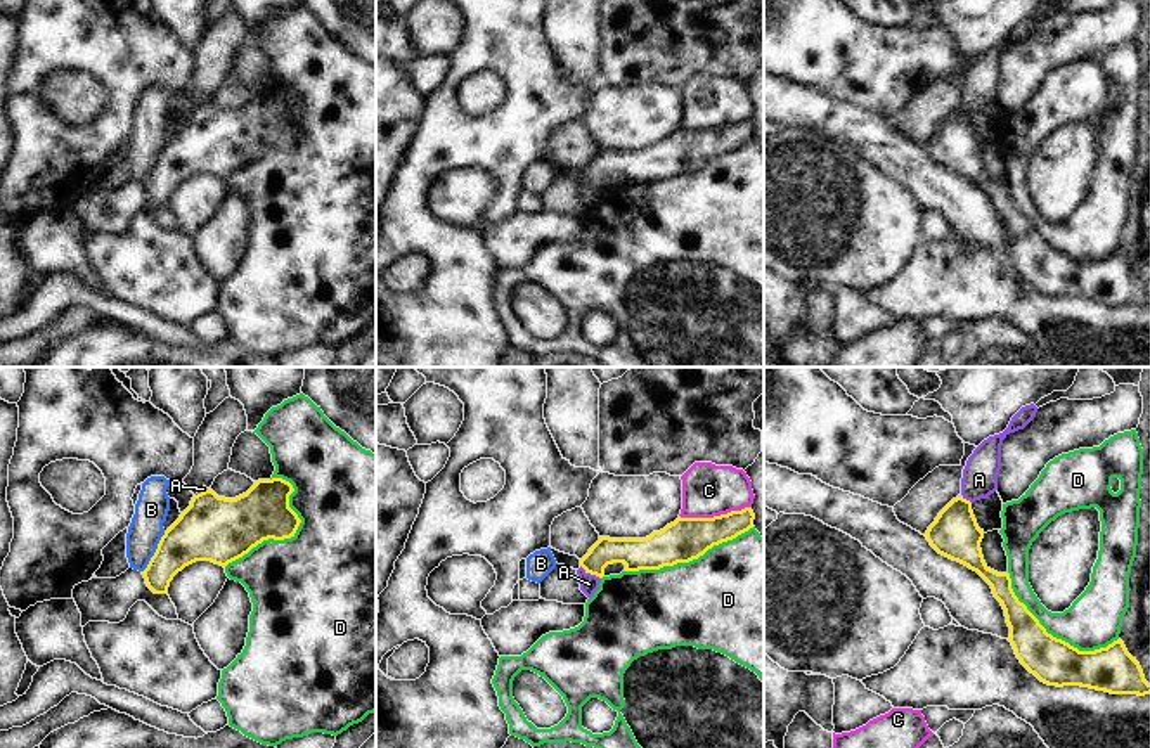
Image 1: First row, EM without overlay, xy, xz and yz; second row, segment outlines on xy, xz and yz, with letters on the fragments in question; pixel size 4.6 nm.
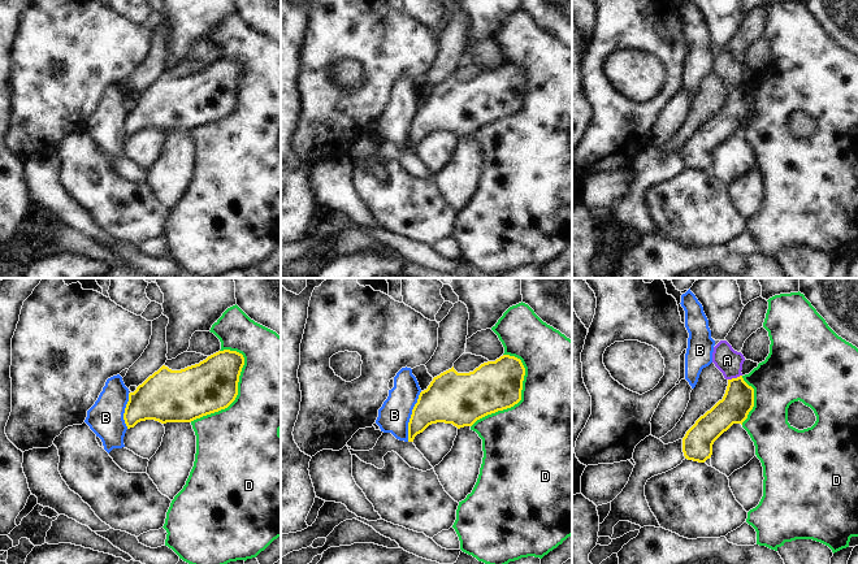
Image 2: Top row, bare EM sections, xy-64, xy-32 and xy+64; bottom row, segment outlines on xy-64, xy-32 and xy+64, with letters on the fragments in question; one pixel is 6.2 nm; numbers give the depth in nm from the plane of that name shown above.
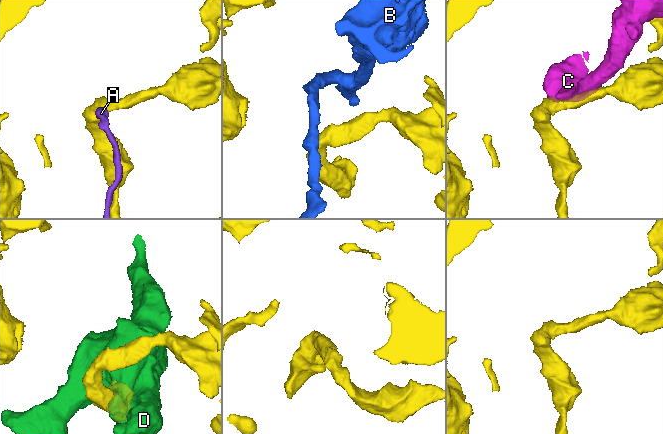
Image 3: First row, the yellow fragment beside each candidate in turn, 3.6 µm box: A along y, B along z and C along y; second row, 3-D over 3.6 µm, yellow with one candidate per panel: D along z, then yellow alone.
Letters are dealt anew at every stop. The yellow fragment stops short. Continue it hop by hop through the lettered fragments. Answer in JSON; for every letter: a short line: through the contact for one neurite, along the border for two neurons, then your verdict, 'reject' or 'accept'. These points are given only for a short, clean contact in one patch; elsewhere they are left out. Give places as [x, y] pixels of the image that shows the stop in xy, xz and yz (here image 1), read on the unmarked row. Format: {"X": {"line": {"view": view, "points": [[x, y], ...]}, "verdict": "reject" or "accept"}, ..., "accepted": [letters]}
{"A": {"line": {"view": "xz", "points": [[581, 177], [600, 191]]}, "verdict": "reject"}, "B": {"verdict": "reject"}, "C": {"verdict": "reject"}, "D": {"verdict": "reject"}, "accepted": []}

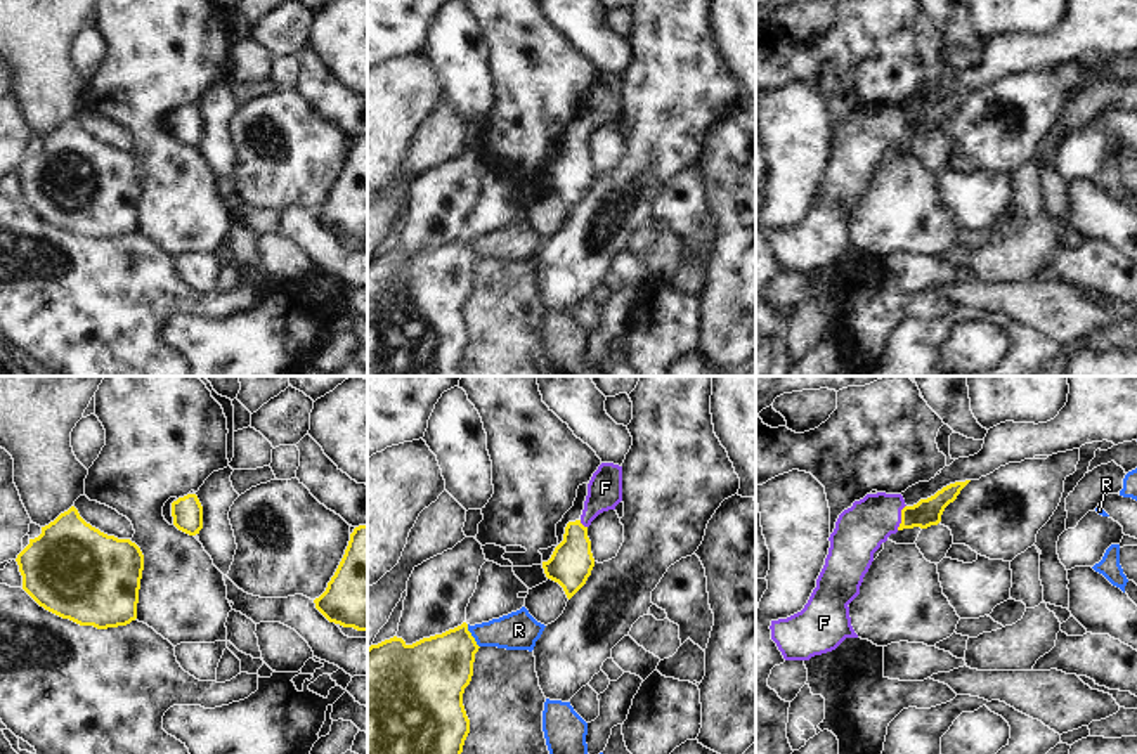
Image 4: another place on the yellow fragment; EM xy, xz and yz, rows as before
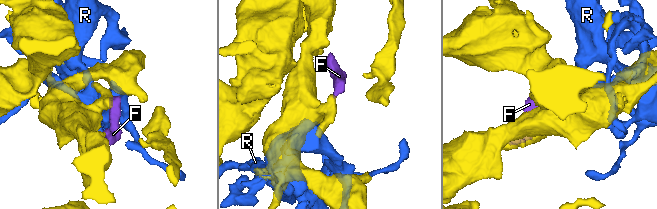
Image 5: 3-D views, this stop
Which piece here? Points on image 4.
{"F": {"line": {"view": "yz", "points": [[928, 123], [902, 129], [876, 129], [860, 142]]}, "verdict": "accept"}, "R": {"verdict": "reject"}, "accepted": ["F"]}

